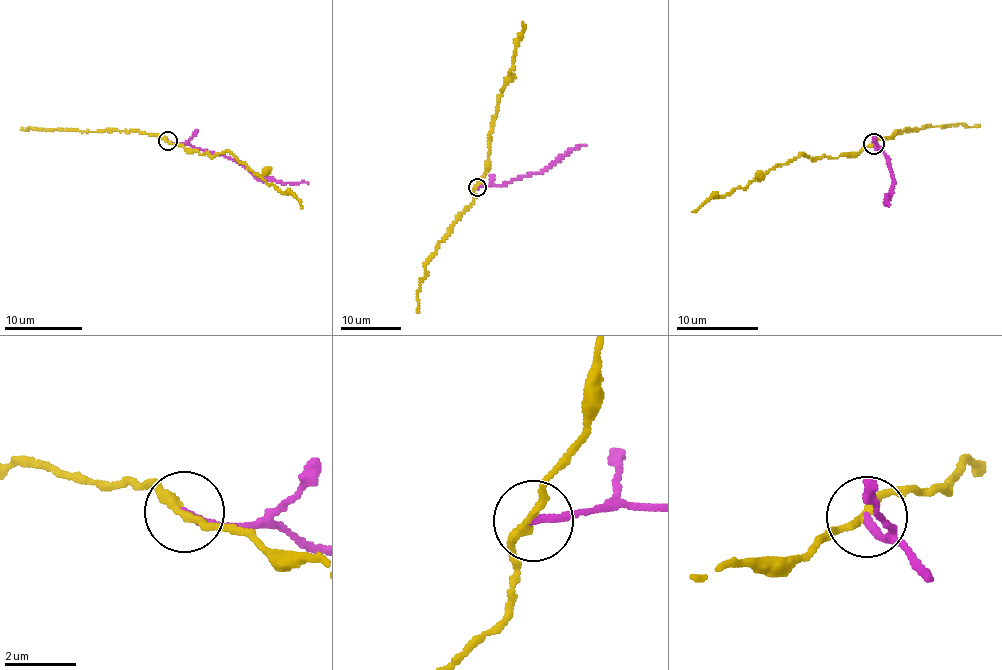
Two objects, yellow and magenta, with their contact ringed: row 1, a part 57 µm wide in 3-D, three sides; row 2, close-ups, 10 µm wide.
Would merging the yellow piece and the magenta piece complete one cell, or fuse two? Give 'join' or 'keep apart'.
keep apart

